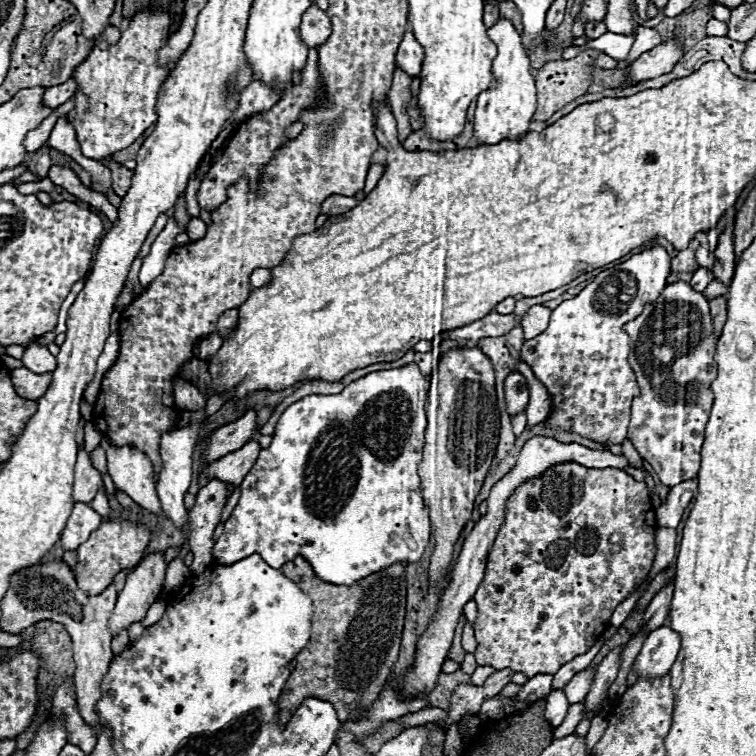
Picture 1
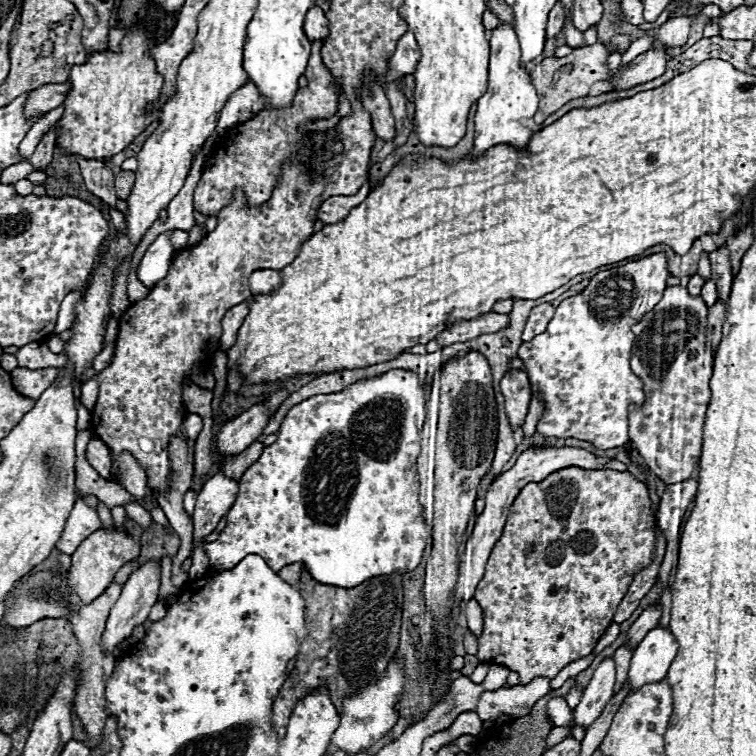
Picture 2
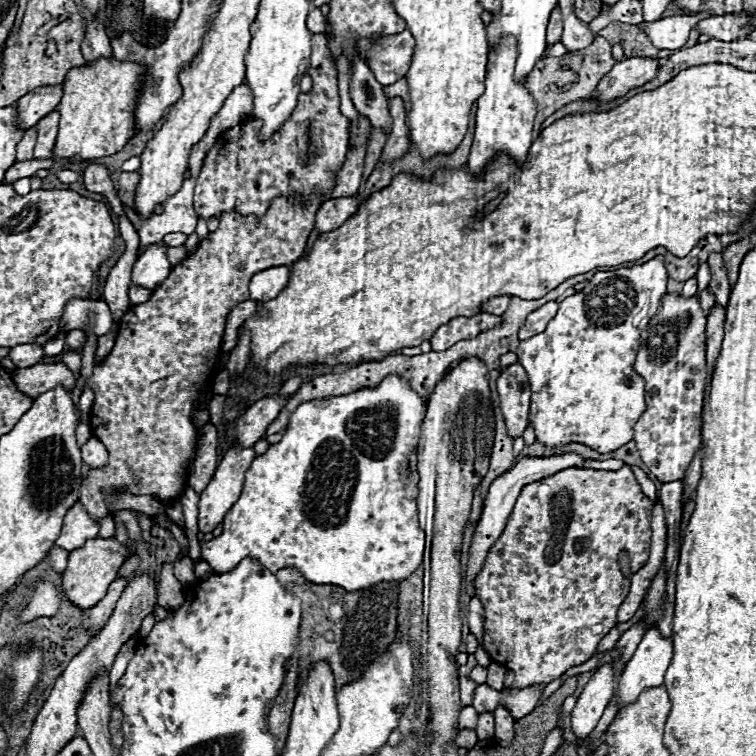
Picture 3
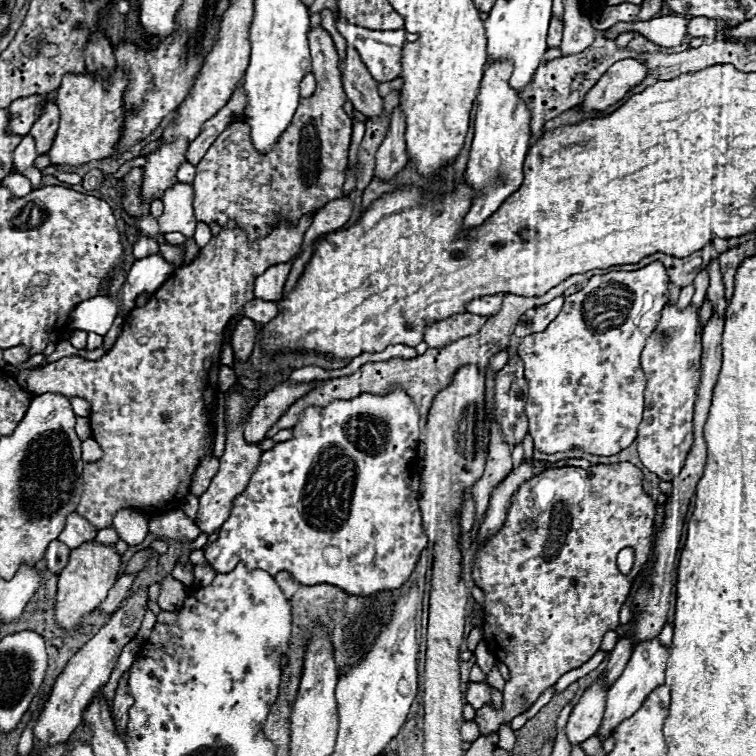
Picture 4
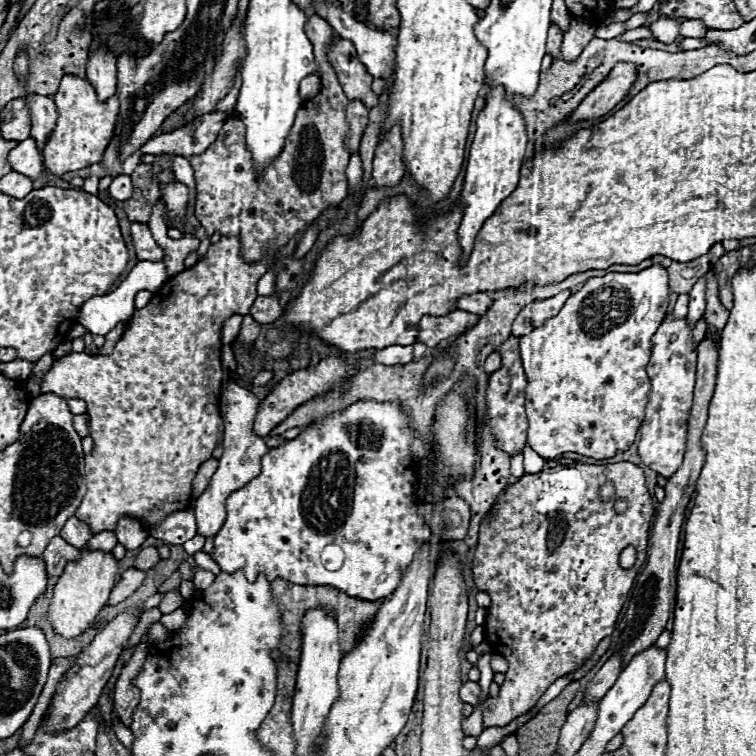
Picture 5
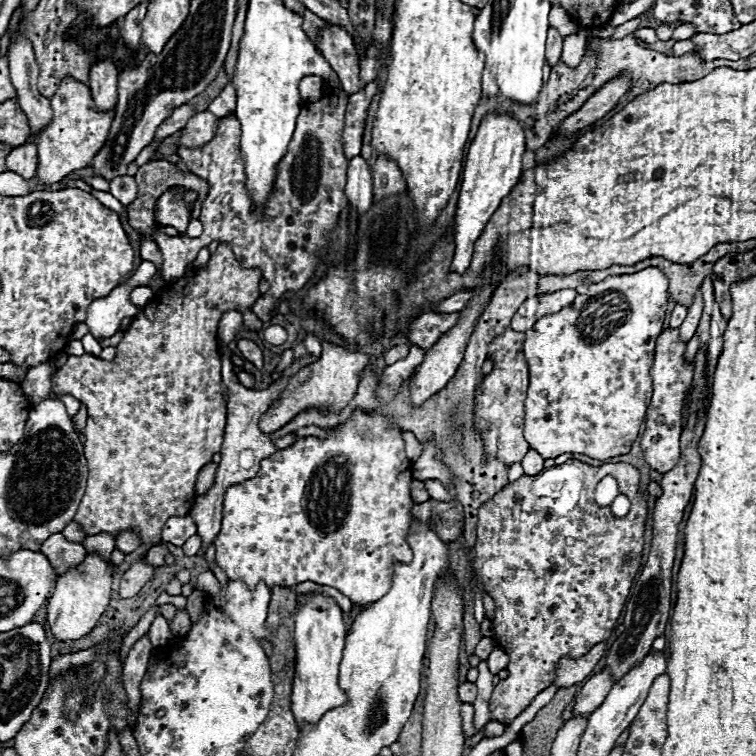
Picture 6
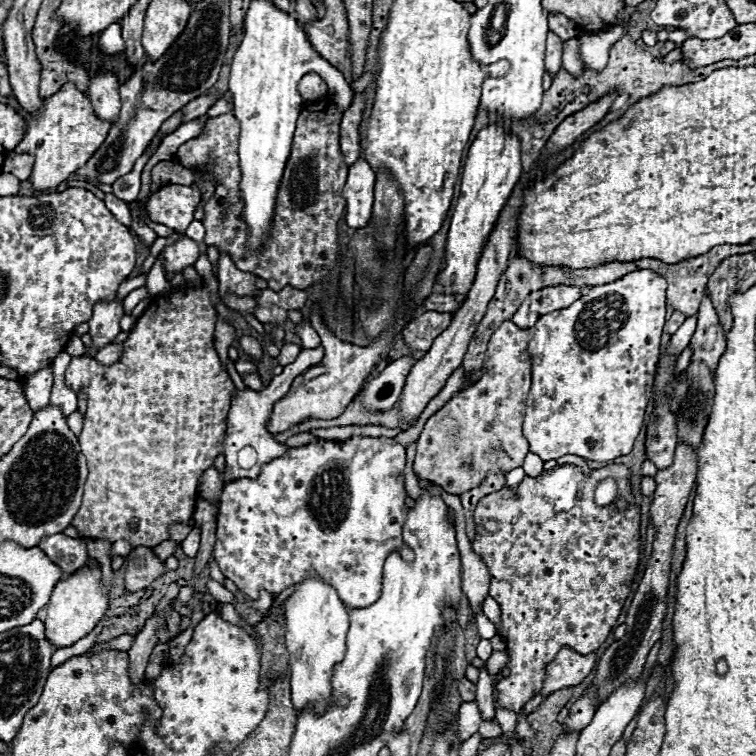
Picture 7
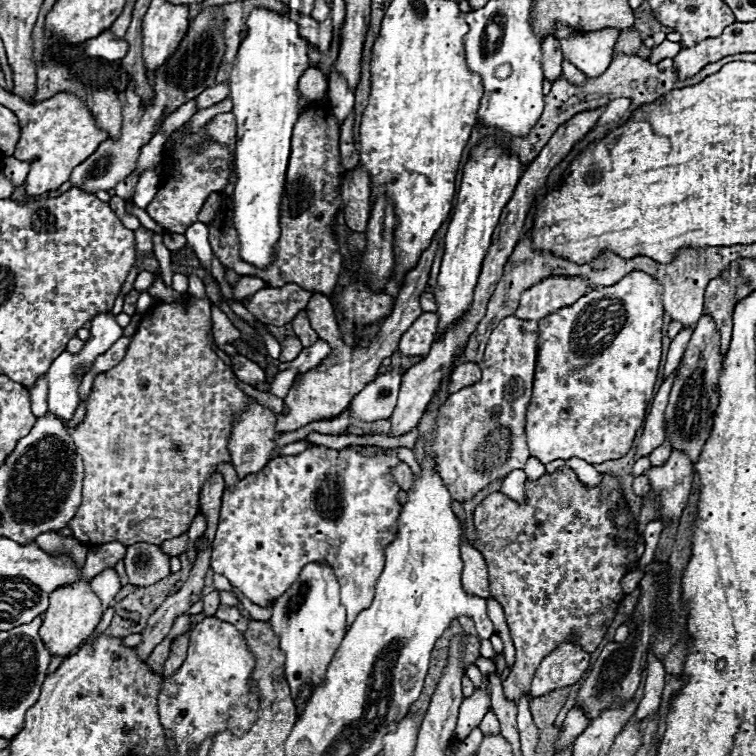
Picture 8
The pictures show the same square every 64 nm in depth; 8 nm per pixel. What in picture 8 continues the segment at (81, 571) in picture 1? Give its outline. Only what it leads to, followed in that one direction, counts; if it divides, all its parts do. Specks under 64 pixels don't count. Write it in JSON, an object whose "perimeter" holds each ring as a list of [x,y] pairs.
{"perimeter":[[[80,580],[70,586],[62,586],[50,594],[50,608],[44,614],[44,624],[40,626],[40,638],[46,644],[52,656],[70,656],[74,654],[80,644],[96,630],[102,618],[102,604],[100,598],[90,590],[86,580]]]}

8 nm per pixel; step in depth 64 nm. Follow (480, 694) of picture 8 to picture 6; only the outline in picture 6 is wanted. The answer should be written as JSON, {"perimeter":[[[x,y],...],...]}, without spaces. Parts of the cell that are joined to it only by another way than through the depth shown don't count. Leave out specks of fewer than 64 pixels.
{"perimeter":[[[464,702],[462,704],[462,730],[464,730],[464,736],[474,736],[476,734],[476,726],[474,726],[474,706]]]}

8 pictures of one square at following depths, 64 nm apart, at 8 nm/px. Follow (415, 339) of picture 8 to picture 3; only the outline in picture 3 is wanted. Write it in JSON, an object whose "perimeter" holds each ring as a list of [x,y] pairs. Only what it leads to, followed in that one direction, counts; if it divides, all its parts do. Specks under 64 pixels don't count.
{"perimeter":[[[476,314],[476,316],[458,316],[454,320],[450,320],[448,324],[442,324],[442,328],[438,328],[434,332],[434,336],[430,338],[432,350],[442,352],[446,348],[450,348],[452,344],[460,342],[460,340],[468,340],[478,336],[482,330],[488,330],[492,326],[496,326],[498,316],[490,316],[490,314]]]}

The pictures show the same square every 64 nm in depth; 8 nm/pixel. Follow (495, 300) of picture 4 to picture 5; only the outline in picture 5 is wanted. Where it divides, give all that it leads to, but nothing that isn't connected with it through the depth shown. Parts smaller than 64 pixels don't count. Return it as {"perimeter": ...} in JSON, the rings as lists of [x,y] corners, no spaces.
{"perimeter":[[[476,292],[474,296],[462,296],[462,300],[456,300],[456,308],[482,316],[492,306],[492,302],[494,300],[486,292]]]}

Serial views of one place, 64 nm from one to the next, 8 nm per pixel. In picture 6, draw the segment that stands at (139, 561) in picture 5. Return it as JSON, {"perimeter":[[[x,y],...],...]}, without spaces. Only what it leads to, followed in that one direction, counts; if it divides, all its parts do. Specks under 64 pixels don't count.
{"perimeter":[[[156,544],[146,552],[146,560],[152,566],[162,566],[164,564],[164,556],[168,554],[168,544]]]}

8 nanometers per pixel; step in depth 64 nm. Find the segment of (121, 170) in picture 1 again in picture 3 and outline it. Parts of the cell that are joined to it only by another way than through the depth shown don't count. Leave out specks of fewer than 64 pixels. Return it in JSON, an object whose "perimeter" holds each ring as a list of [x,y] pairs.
{"perimeter":[[[122,172],[118,178],[118,186],[120,186],[118,198],[128,208],[134,208],[134,192],[138,188],[138,180],[140,180],[140,172]]]}

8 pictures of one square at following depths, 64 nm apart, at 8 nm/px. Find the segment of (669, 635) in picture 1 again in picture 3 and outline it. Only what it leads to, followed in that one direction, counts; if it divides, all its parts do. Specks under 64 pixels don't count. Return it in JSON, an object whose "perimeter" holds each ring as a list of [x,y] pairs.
{"perimeter":[[[656,628],[648,630],[618,678],[614,690],[614,702],[618,704],[618,708],[634,704],[634,700],[638,700],[638,696],[646,688],[662,686],[664,672],[670,660],[672,660],[672,640],[664,638]]]}

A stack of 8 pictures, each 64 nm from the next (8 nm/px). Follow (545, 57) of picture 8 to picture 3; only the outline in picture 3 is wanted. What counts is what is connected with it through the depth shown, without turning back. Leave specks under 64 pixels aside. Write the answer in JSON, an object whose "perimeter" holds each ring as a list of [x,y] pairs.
{"perimeter":[[[554,8],[550,16],[550,24],[548,24],[548,44],[552,46],[560,42],[560,36],[562,36],[562,16],[560,16],[560,10]]]}

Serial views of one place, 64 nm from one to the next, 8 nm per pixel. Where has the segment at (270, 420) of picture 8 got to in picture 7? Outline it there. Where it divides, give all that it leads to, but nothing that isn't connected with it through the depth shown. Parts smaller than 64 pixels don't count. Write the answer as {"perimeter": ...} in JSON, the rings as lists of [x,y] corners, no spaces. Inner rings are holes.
{"perimeter":[[[312,348],[312,350],[302,350],[298,354],[298,358],[284,366],[282,374],[274,376],[274,380],[268,384],[268,388],[264,388],[262,392],[254,392],[254,390],[236,390],[236,396],[232,398],[232,408],[228,412],[228,430],[226,430],[226,440],[224,440],[224,456],[226,456],[226,470],[222,472],[222,480],[224,484],[230,480],[238,480],[238,478],[254,478],[258,476],[262,464],[266,464],[266,460],[274,460],[274,456],[282,456],[282,452],[288,450],[288,446],[280,444],[274,440],[274,436],[268,432],[268,422],[270,422],[270,412],[276,400],[280,400],[282,396],[286,396],[286,392],[290,390],[290,384],[296,376],[300,376],[302,372],[306,372],[306,368],[312,368],[314,364],[318,364],[324,356],[324,348]],[[246,446],[252,446],[258,452],[258,462],[252,468],[240,468],[238,466],[238,452]]]}

